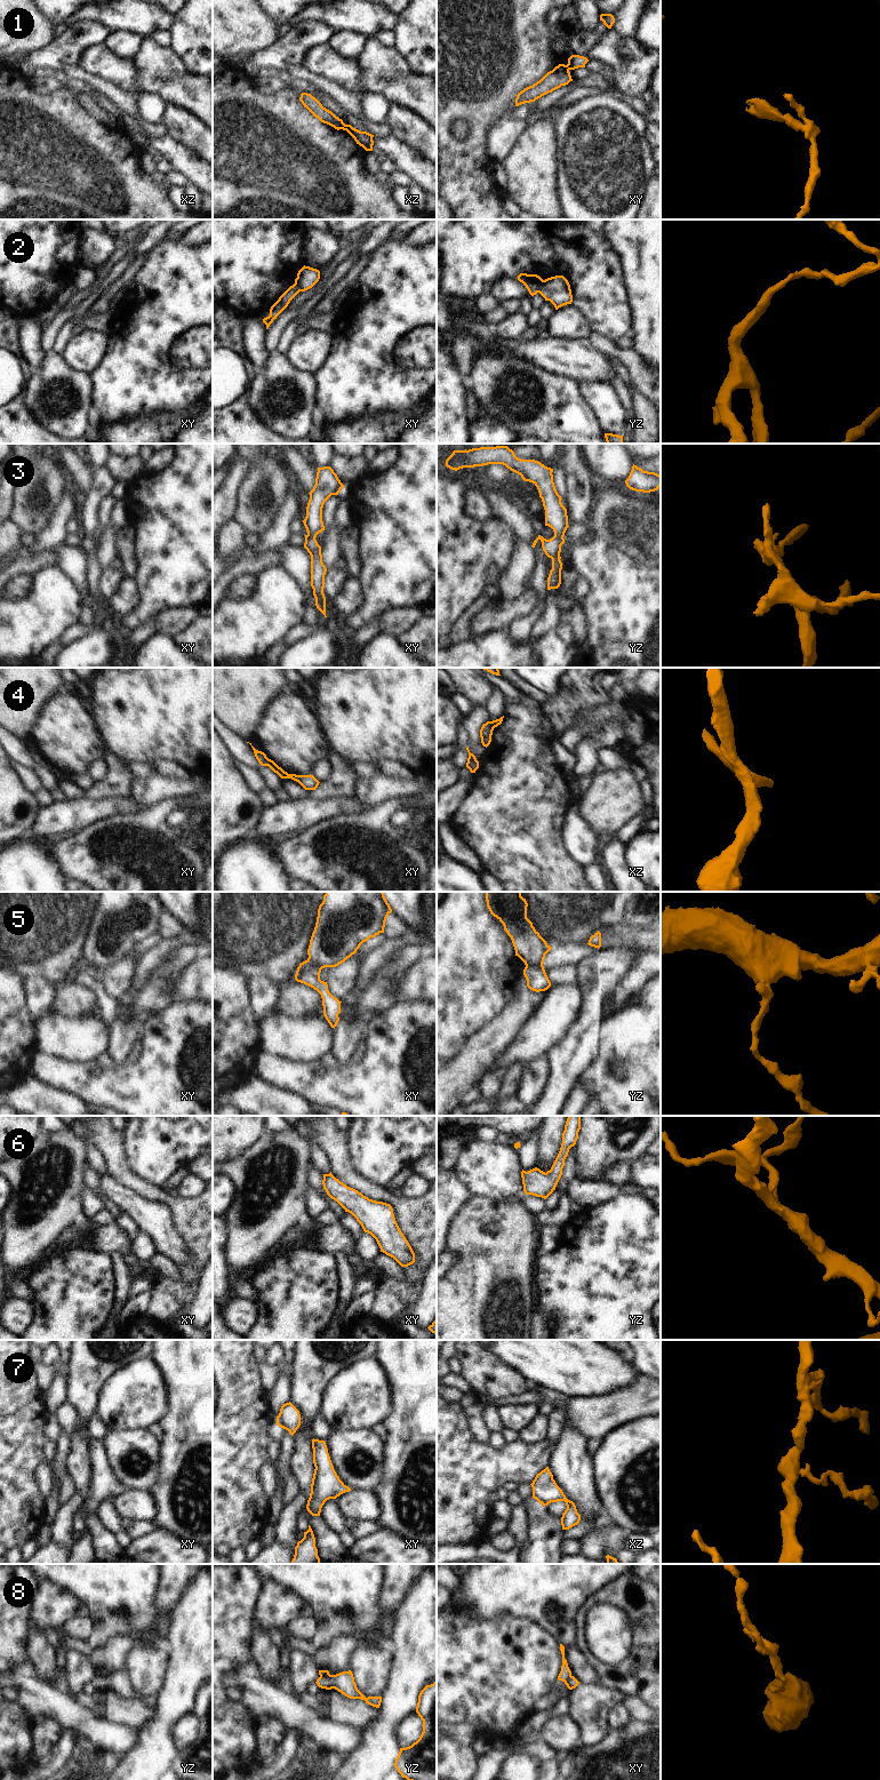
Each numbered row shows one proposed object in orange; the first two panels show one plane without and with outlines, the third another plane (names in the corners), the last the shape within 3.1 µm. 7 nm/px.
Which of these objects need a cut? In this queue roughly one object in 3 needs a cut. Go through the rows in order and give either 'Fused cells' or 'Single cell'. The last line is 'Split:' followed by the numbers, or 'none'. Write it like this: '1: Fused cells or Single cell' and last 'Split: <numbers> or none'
1: Fused cells
2: Fused cells
3: Single cell
4: Single cell
5: Fused cells
6: Single cell
7: Single cell
8: Fused cells
Split: 1, 2, 5, 8.

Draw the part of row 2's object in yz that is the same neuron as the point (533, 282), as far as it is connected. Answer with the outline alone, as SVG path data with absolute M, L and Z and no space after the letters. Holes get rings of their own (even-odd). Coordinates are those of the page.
M520 273L518 276L518 280L526 286L531 296L539 293L542 282L544 281L537 274L527 274L527 273Z

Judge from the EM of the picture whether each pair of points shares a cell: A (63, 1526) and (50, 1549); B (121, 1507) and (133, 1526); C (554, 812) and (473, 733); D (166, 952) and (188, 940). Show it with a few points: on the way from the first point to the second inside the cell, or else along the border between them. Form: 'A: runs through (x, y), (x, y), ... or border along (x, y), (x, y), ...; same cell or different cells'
A: border along (50, 1540), (70, 1548); different cells
B: border along (121, 1518), (145, 1519), (150, 1522); different cells
C: border along (487, 748), (479, 765); different cells
D: runs through (172, 947), (182, 941); same cell

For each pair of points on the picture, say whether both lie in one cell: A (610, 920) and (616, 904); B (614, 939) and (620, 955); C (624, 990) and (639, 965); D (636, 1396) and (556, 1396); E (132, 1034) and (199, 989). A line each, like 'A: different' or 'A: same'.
A: same
B: different
C: same
D: same
E: different

